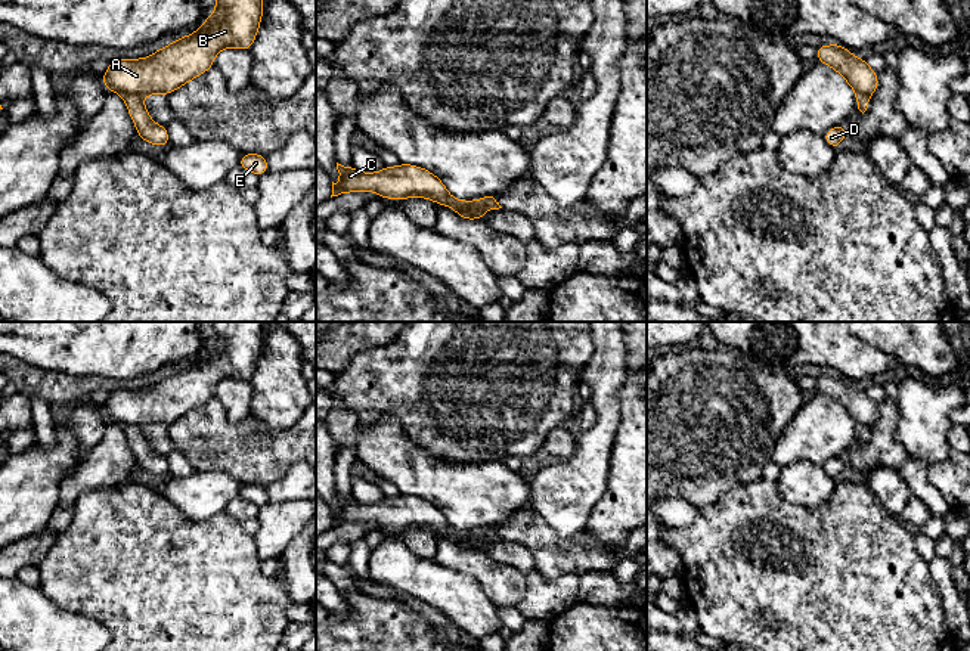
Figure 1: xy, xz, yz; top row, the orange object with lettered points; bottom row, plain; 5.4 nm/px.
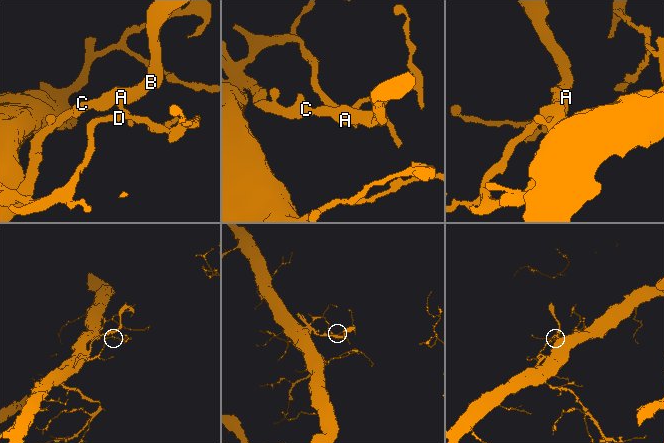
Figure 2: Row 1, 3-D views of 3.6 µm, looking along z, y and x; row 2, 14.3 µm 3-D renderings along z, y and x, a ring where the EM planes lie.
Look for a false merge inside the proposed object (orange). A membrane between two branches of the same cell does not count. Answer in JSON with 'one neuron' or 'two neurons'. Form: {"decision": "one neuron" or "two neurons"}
{"decision": "two neurons"}

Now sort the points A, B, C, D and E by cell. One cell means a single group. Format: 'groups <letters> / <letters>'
groups A B C / D E

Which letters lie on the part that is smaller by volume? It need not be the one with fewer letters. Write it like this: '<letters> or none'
A, B, C

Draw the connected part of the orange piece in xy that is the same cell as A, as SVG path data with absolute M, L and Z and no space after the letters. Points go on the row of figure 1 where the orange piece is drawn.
M216 0L216 12L190 35L174 40L149 58L111 59L109 68L100 77L108 92L146 94L171 94L190 80L207 72L214 65L216 55L227 47L250 50L263 16L263 0Z

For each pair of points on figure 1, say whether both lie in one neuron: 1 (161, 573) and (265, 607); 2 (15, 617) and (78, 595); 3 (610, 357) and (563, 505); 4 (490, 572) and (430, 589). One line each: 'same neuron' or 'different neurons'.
1: same neuron
2: different neurons
3: same neuron
4: different neurons

